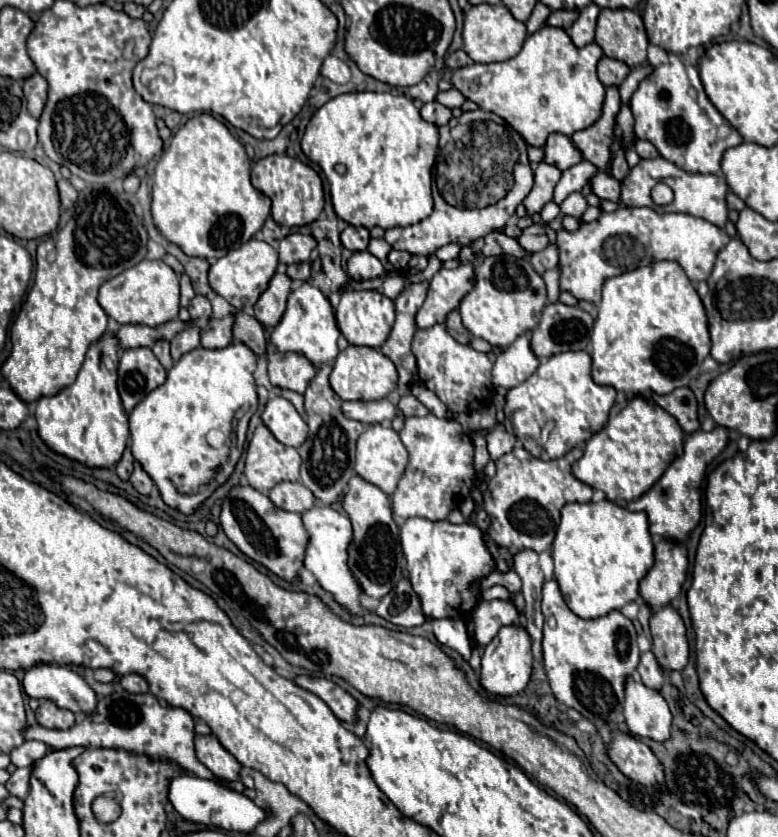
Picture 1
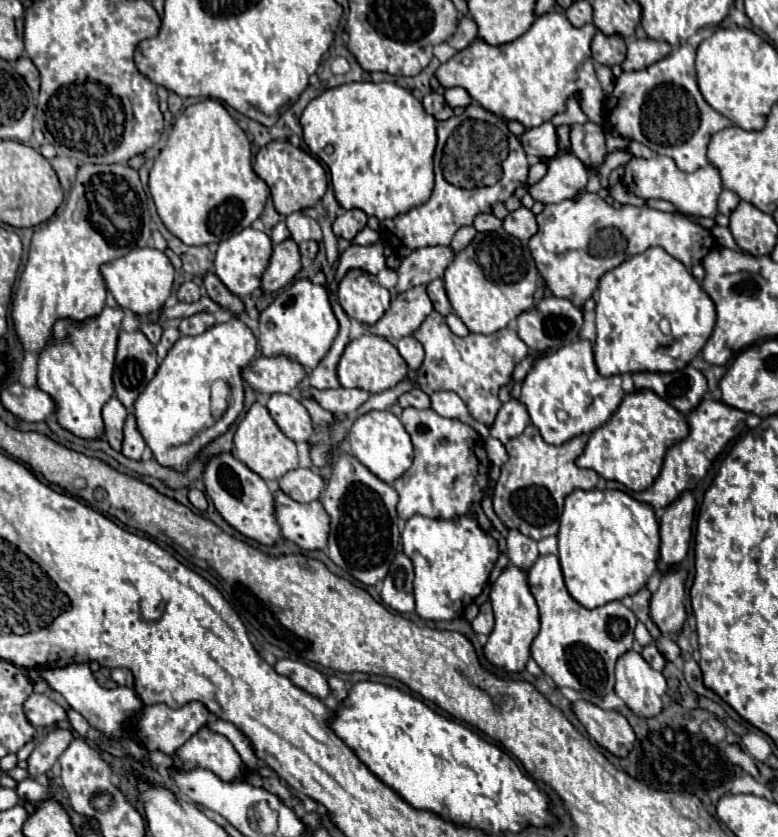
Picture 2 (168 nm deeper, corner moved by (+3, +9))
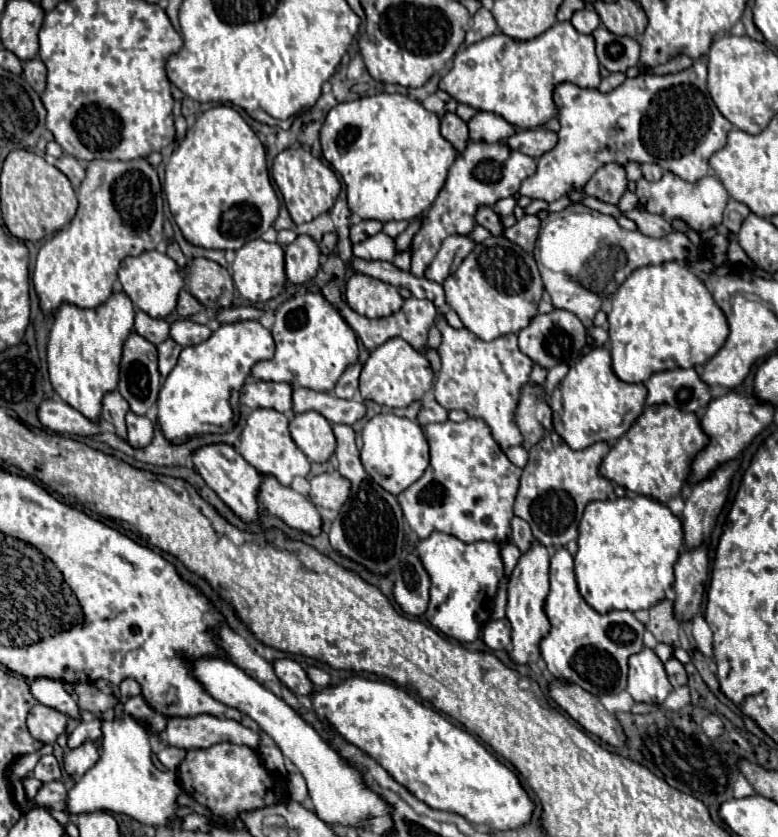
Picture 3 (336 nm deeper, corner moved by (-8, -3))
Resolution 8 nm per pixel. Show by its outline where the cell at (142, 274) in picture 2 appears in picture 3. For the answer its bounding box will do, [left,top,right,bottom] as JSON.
[119,249,183,319]

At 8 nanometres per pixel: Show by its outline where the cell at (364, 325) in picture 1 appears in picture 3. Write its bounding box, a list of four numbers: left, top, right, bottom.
[345,273,403,319]

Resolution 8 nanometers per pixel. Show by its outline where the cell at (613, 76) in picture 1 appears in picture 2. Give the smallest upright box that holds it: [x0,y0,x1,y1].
[592,33,626,67]

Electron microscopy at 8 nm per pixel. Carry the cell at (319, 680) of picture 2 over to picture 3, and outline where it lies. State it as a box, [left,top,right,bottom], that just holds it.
[273,659,315,695]

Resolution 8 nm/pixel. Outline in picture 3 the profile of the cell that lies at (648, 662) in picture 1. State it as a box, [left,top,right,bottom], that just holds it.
[665,657,687,687]

